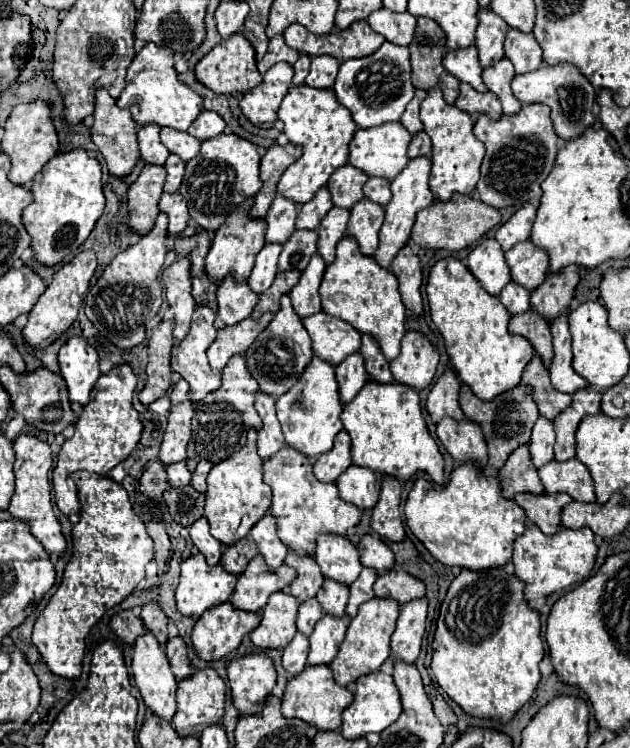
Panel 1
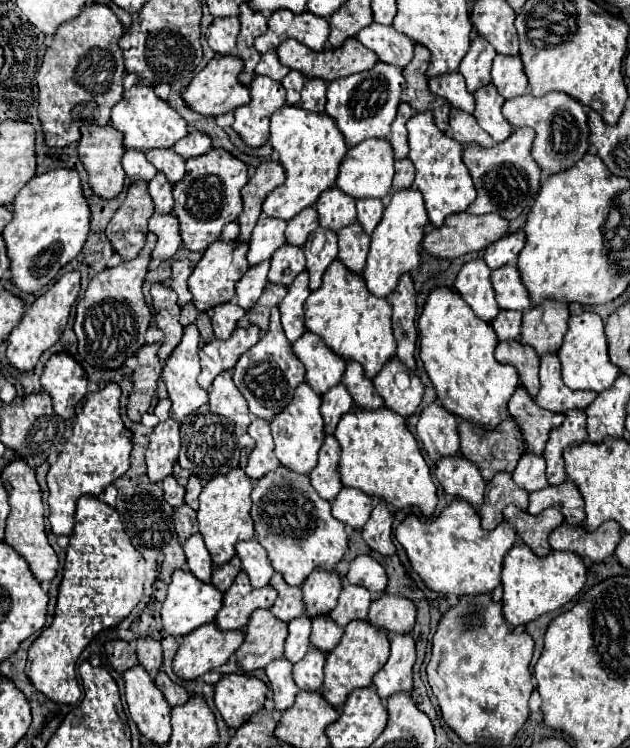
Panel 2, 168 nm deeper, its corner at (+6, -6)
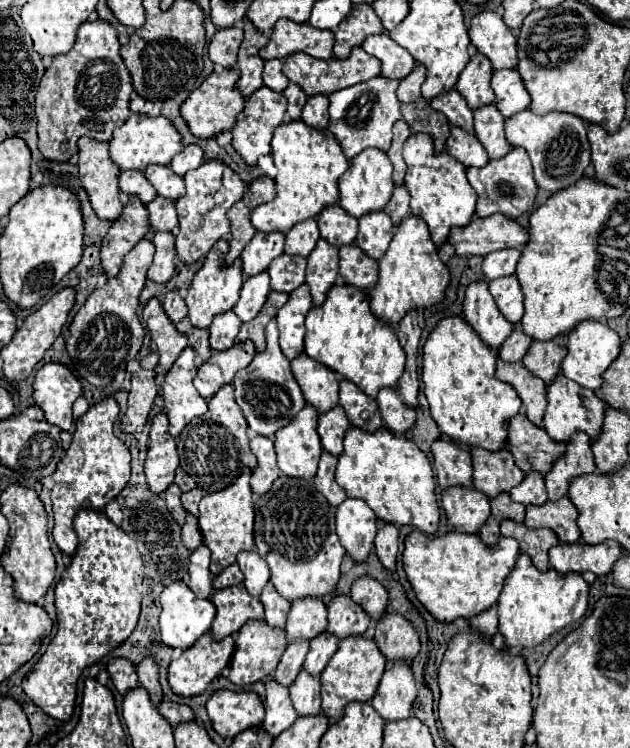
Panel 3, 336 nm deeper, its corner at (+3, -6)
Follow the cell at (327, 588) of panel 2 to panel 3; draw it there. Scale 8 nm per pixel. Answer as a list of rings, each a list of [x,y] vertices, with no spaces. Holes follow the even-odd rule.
[[[302,597],[292,601],[292,609],[288,613],[286,623],[288,641],[294,641],[298,637],[312,639],[322,633],[328,625],[326,613],[326,603],[320,597]]]

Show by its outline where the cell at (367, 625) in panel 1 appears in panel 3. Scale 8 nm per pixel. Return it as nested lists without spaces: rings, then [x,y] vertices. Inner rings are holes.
[[[350,635],[338,645],[338,653],[330,659],[326,669],[320,675],[322,683],[322,713],[338,721],[344,713],[344,707],[350,701],[370,701],[376,693],[376,687],[380,683],[382,673],[386,671],[386,657],[376,649],[376,643],[372,639],[366,639],[362,635]]]

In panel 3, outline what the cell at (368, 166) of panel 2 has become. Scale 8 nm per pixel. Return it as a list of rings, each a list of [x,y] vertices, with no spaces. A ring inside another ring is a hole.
[[[376,147],[364,149],[364,153],[358,153],[356,157],[350,159],[348,171],[338,179],[340,187],[340,205],[352,215],[352,217],[362,217],[364,213],[384,209],[390,201],[392,195],[392,163],[388,155]]]

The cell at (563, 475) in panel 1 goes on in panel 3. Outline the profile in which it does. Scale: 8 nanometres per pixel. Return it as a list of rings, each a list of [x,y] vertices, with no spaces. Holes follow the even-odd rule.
[[[568,497],[558,501],[546,501],[544,505],[526,505],[526,519],[524,523],[532,529],[548,527],[556,531],[562,543],[574,543],[580,539],[580,531],[576,525],[578,511]]]

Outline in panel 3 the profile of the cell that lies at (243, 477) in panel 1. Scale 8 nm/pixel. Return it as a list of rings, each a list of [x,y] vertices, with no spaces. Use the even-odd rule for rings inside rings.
[[[244,469],[242,475],[236,479],[236,483],[228,485],[222,491],[204,495],[200,501],[198,525],[204,545],[212,551],[212,561],[210,561],[212,575],[218,575],[222,569],[236,563],[236,555],[240,551],[254,549],[254,501],[248,479],[250,479],[250,469]]]

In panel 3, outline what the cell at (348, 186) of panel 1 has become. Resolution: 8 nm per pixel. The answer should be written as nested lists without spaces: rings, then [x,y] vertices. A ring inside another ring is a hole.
[[[338,203],[324,207],[318,215],[318,227],[322,239],[332,243],[334,247],[342,247],[344,243],[352,243],[358,233],[358,219],[348,215]]]

